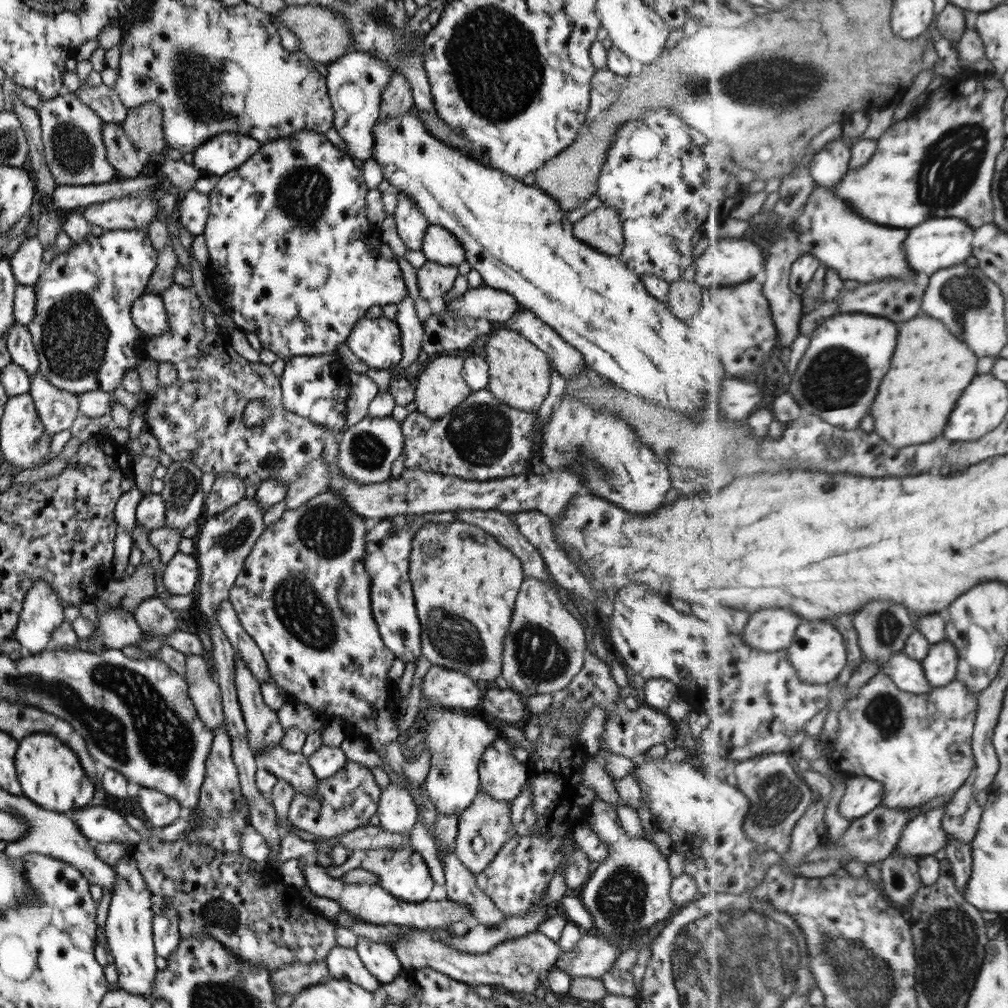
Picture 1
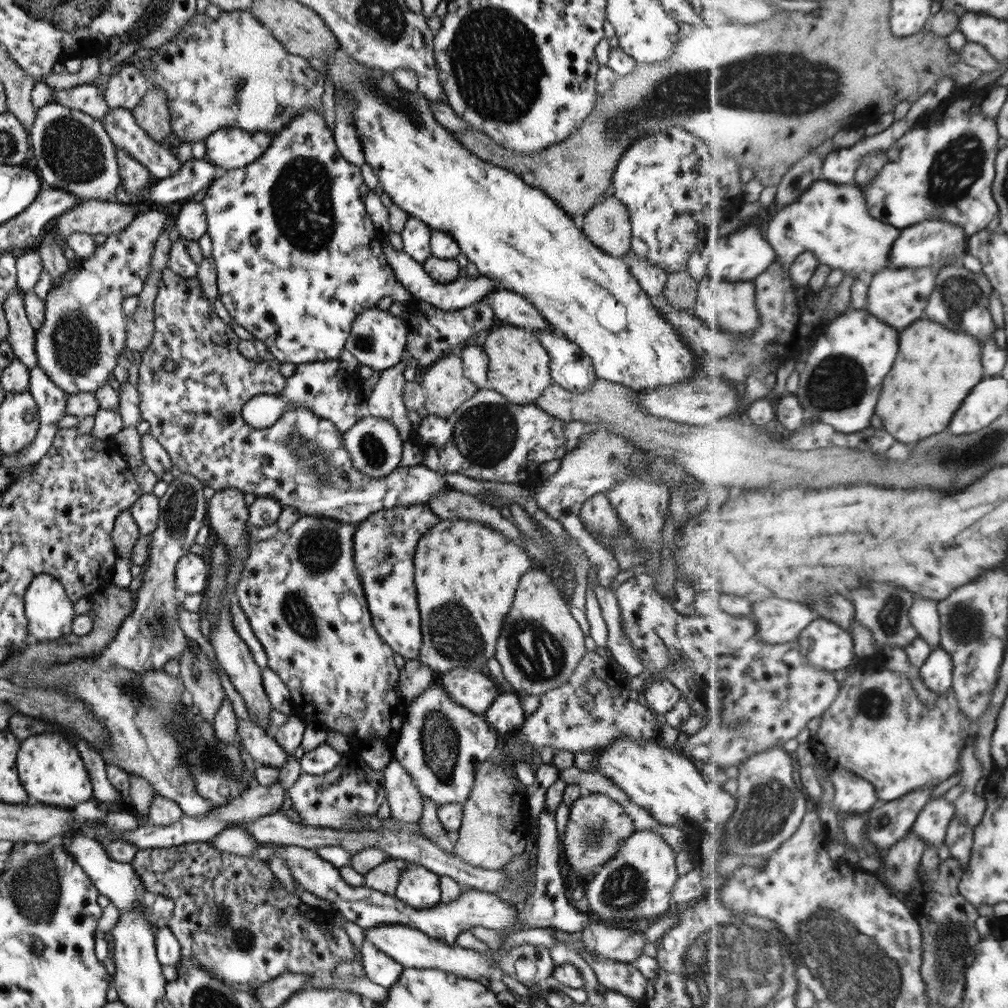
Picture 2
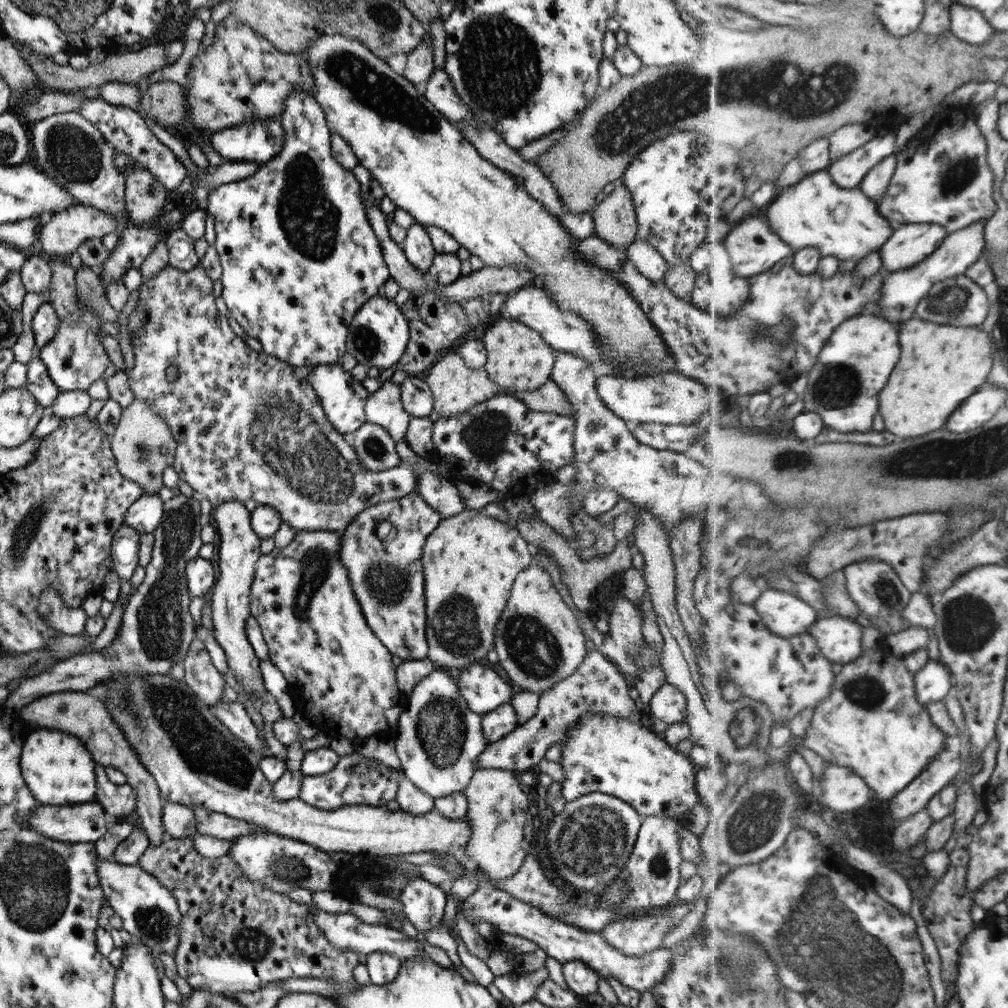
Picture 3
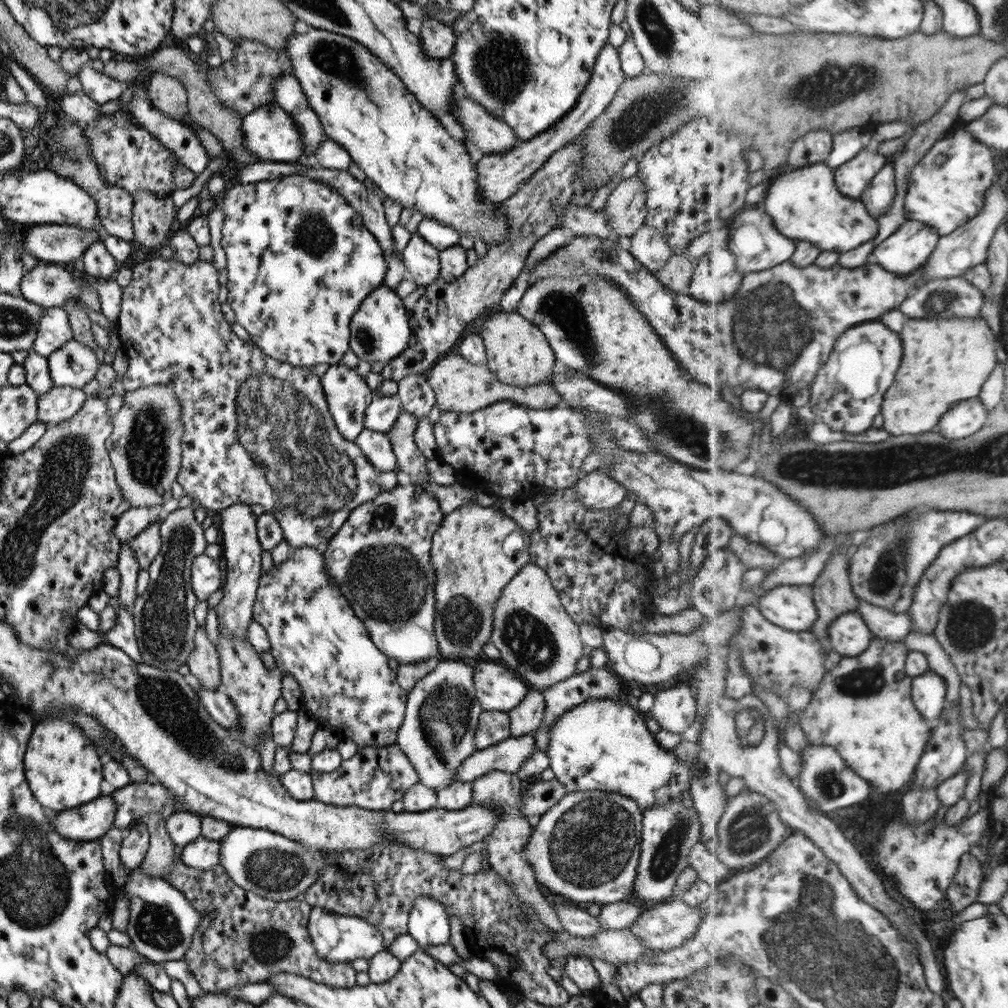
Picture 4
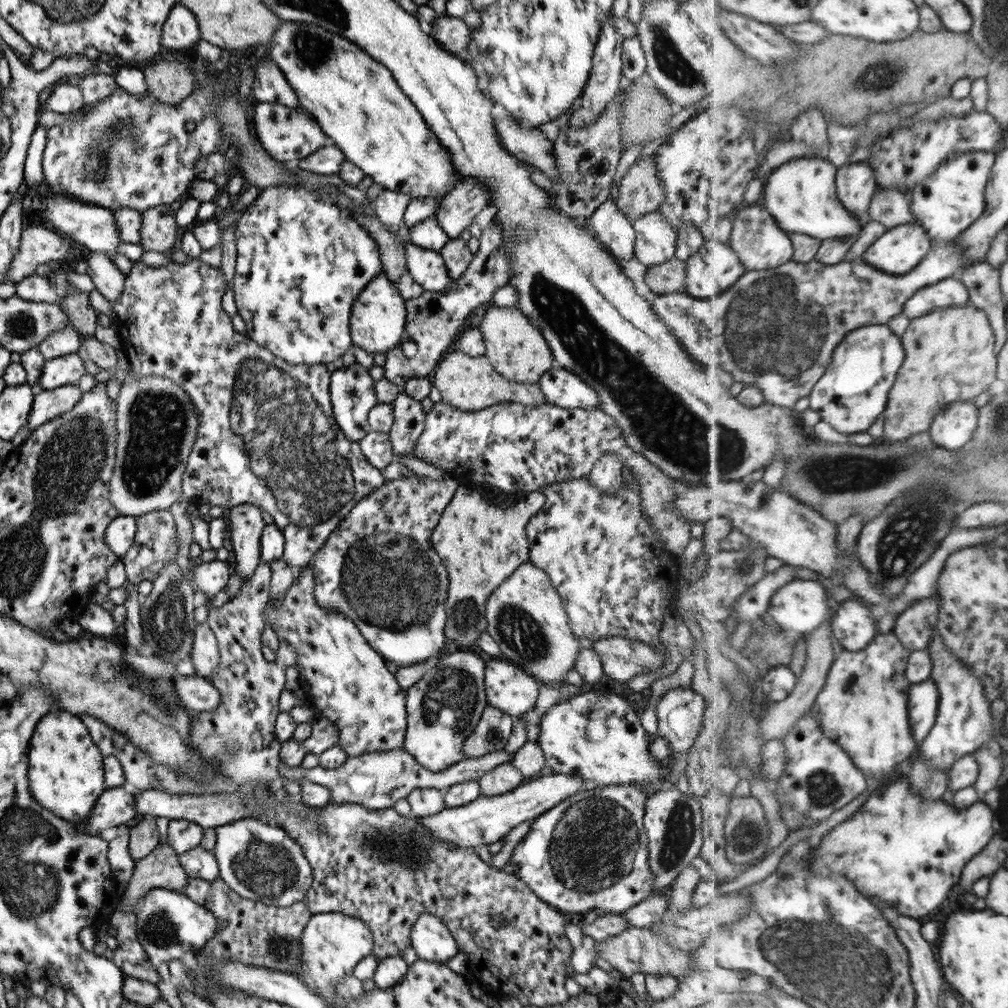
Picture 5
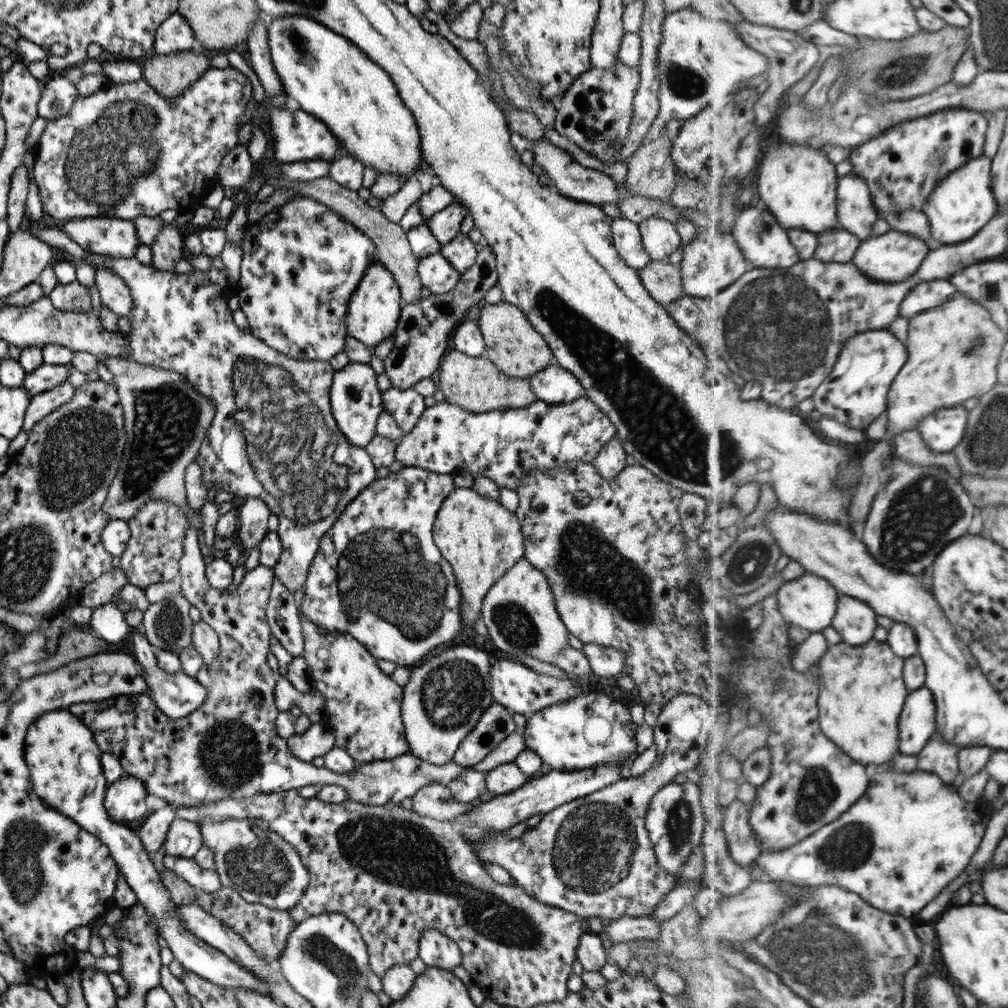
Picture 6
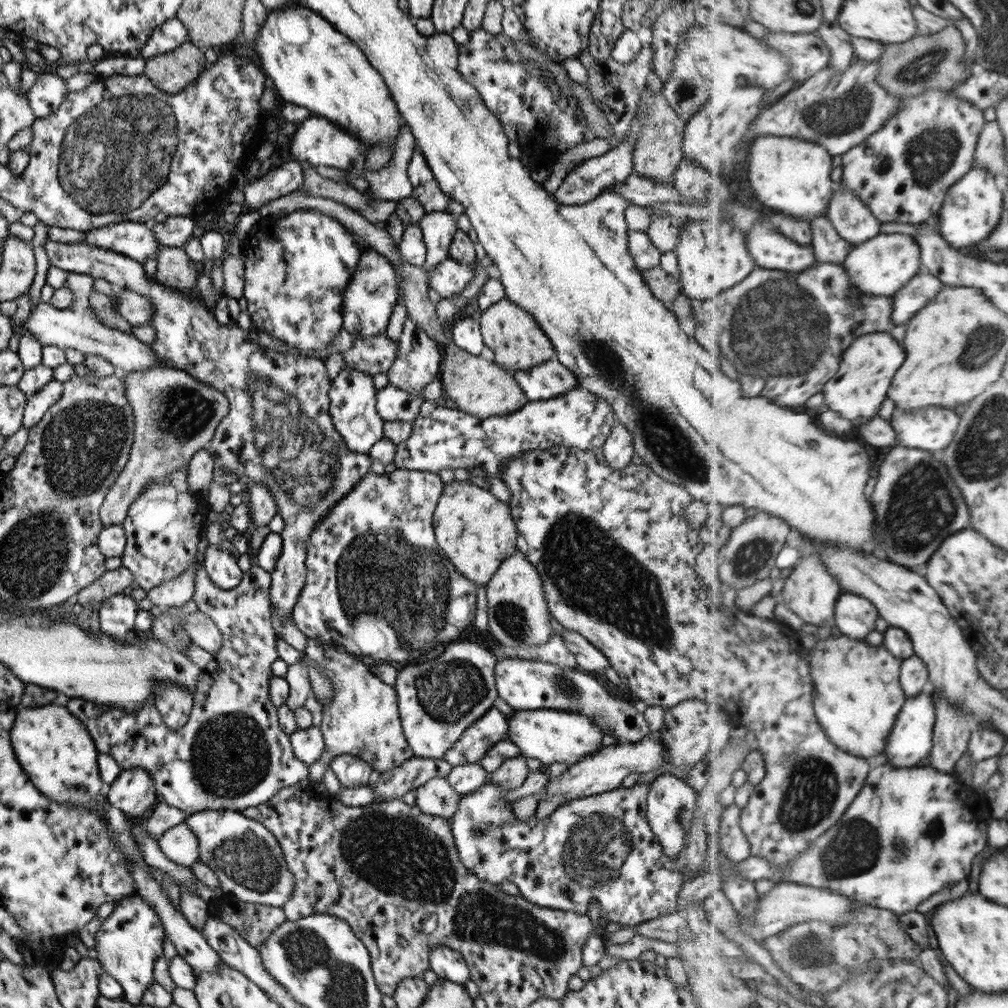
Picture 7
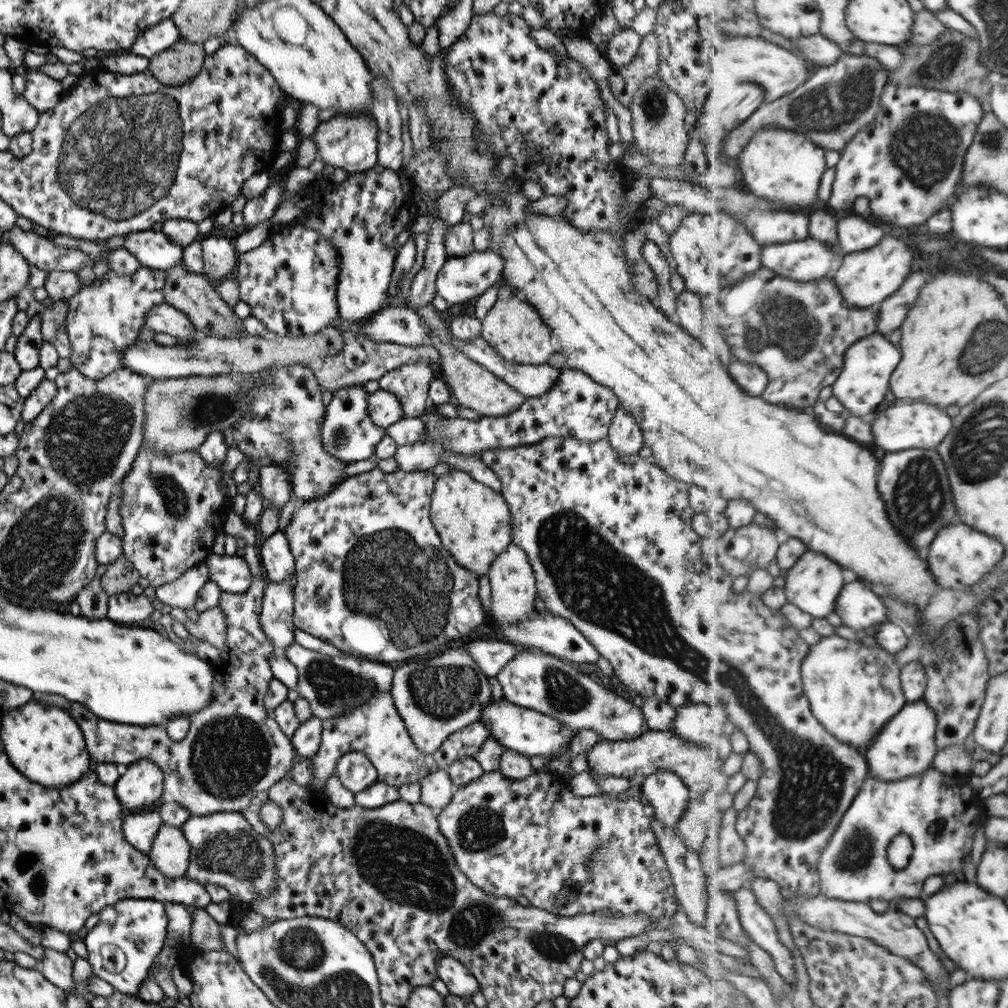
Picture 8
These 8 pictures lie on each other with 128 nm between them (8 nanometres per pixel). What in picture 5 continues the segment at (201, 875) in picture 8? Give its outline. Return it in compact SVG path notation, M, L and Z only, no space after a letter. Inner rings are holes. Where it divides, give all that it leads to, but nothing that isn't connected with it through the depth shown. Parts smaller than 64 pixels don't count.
M242 818L215 829L217 841L213 854L219 866L219 877L231 890L235 890L244 898L266 903L266 906L290 906L304 900L313 883L313 870L302 852L302 847L290 838L284 829L272 824L262 824L253 818Z

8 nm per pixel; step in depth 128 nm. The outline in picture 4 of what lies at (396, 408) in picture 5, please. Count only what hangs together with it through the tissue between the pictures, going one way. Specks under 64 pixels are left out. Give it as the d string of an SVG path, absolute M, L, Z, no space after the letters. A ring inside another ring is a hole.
M402 410L393 430L387 433L397 458L399 470L408 474L411 481L418 487L431 480L430 474L426 470L427 459L414 443L413 434L419 420L420 418Z

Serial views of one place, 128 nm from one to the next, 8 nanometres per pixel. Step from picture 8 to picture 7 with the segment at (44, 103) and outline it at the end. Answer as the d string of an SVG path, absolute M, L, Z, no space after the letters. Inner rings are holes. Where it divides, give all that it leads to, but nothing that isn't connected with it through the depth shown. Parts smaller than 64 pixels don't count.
M41 69L34 86L25 96L36 118L44 118L58 111L66 100L68 92L65 80L55 74L52 69Z

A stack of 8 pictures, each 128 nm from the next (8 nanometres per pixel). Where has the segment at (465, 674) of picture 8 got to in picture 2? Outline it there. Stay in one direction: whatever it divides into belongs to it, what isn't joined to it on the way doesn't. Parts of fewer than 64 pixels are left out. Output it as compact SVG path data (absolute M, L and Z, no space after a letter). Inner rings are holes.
M433 681L426 692L407 703L393 756L408 771L421 794L438 807L453 802L464 804L473 791L477 770L499 750L500 741L501 737L487 724L485 714L460 707L440 683Z

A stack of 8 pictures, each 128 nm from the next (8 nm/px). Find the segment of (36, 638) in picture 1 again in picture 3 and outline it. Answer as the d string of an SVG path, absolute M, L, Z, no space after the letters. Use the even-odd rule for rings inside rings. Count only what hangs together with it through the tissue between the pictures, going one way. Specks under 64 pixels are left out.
M50 586L42 590L38 613L48 623L48 627L60 632L62 636L79 636L86 628L88 616L79 608L70 608L62 604L62 596Z

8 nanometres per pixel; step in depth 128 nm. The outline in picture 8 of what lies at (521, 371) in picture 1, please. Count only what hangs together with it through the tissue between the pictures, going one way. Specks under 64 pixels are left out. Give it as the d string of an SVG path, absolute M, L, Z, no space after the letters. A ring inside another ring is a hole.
M519 295L511 297L509 300L498 299L494 306L486 313L481 320L481 336L483 339L506 361L515 365L544 364L555 353L552 347L551 330L542 320L539 312Z

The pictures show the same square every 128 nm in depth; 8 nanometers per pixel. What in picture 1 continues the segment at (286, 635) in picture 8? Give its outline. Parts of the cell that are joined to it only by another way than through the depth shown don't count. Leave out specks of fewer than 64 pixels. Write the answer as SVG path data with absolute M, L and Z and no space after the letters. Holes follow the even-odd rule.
M173 282L160 295L167 312L169 328L164 334L153 336L147 342L146 351L149 361L147 367L154 368L161 362L173 362L177 371L176 382L168 386L161 386L160 382L157 382L158 389L154 393L146 395L142 401L146 408L146 425L157 438L161 450L171 456L174 461L190 461L203 473L214 472L215 476L231 471L237 474L246 486L247 484L258 486L266 478L273 478L288 488L294 484L296 479L299 479L297 478L299 472L303 471L310 461L324 459L329 464L333 477L344 480L342 489L333 491L329 484L327 490L339 494L355 514L363 516L370 523L399 514L442 513L472 509L494 509L505 514L539 510L549 516L552 522L557 522L574 495L590 492L585 486L585 480L581 474L576 474L573 470L549 470L538 475L530 472L525 476L514 475L480 482L413 468L412 470L404 469L398 479L390 478L376 484L358 484L355 480L344 476L337 464L340 435L325 425L286 410L281 401L280 378L272 373L270 365L265 366L260 361L249 362L236 353L230 345L228 333L220 331L211 337L206 332L204 323L202 323L205 310L194 287L186 287ZM258 399L265 400L271 413L259 425L247 427L243 423L246 405L248 402Z

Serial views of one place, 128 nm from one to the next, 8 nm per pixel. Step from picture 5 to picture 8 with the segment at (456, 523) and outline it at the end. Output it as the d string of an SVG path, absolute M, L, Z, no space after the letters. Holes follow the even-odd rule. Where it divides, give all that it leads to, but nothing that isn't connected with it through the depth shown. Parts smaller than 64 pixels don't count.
M460 470L437 476L434 486L430 518L442 546L460 566L478 576L488 575L494 559L513 539L513 522L504 497Z

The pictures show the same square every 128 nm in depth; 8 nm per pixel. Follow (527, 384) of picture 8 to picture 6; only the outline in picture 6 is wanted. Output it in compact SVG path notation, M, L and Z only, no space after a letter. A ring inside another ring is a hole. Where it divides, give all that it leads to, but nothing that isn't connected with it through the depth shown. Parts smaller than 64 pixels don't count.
M555 363L532 376L529 381L537 399L548 403L572 402L586 395L578 378Z

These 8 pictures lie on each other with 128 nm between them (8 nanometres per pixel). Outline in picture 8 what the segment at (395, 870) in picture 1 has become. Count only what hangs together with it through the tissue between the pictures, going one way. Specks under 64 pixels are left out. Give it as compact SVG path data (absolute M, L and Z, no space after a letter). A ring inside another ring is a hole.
M442 955L438 959L437 975L448 987L450 993L471 998L481 991L476 977L456 957Z

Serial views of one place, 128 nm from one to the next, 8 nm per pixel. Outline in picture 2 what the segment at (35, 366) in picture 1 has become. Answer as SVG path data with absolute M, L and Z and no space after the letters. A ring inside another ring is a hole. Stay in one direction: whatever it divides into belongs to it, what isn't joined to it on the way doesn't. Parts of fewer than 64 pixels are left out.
M17 288L14 294L11 294L3 302L3 310L9 326L9 337L7 340L14 351L15 358L22 364L25 364L29 369L37 365L37 354L35 353L35 331L33 326L29 323L26 316L26 311L23 303L24 290Z

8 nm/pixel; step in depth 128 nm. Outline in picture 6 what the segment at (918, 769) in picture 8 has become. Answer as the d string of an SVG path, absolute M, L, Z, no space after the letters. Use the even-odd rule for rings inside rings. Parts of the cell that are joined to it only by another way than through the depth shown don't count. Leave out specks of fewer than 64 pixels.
M928 686L913 691L901 715L901 754L918 756L939 730L937 695Z

